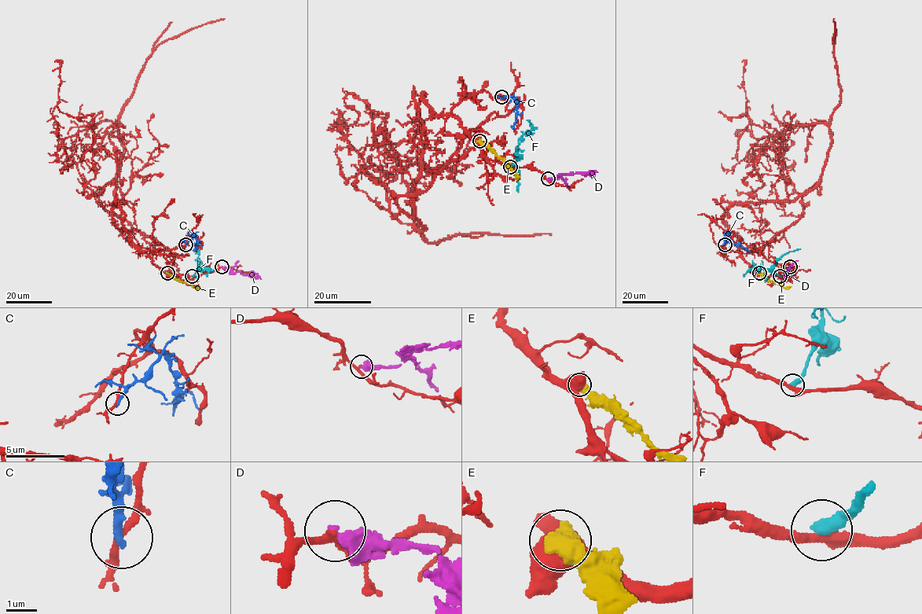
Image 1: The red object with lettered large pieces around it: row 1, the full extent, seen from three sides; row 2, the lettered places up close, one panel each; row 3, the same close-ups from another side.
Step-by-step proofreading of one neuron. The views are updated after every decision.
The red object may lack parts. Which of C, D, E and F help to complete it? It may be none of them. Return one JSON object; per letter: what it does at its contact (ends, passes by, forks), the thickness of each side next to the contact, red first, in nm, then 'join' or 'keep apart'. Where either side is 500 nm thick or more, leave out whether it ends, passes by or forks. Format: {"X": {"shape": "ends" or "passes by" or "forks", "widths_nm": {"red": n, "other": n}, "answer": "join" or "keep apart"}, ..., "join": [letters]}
{"C": {"shape": "ends", "widths_nm": {"red": 200, "other": 280}, "answer": "keep apart"}, "D": {"widths_nm": {"red": 200, "other": 500}, "answer": "keep apart"}, "E": {"widths_nm": {"red": 550, "other": 750}, "answer": "keep apart"}, "F": {"shape": "ends", "widths_nm": {"red": 360, "other": 420}, "answer": "keep apart"}, "join": []}

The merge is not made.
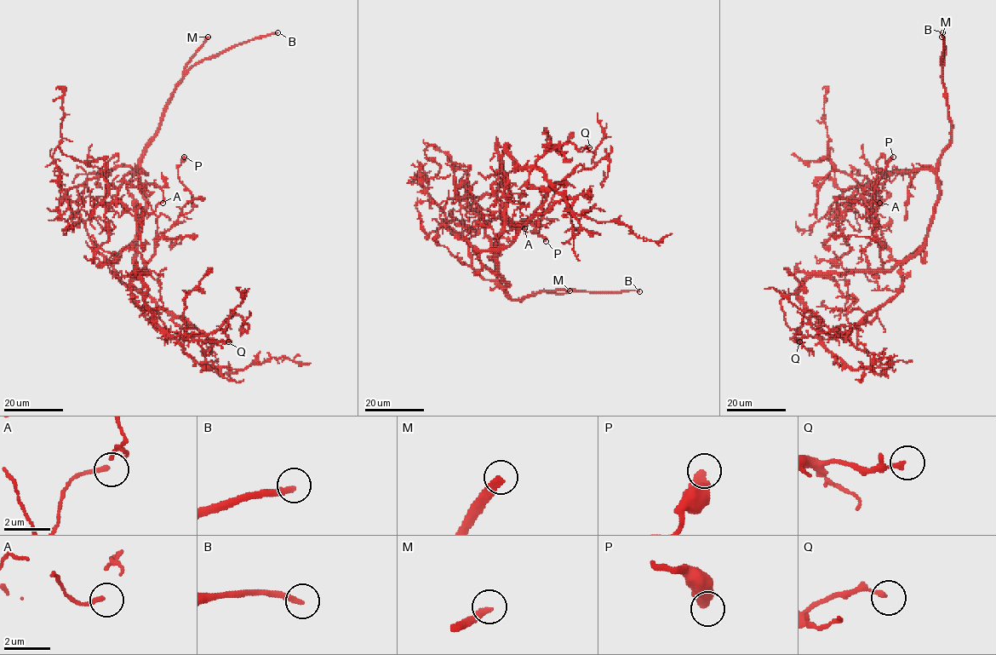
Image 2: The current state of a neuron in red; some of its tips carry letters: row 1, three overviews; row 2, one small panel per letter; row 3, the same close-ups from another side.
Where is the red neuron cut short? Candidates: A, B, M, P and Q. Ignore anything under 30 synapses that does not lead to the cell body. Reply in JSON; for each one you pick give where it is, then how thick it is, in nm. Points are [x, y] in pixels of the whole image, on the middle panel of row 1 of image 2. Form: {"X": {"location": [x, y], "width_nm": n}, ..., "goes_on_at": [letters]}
{"B": {"location": [639, 291], "width_nm": 240}, "M": {"location": [569, 290], "width_nm": 280}, "goes_on_at": ["B", "M"]}

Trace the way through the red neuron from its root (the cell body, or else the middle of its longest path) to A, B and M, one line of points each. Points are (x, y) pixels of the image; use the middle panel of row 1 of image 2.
A: (497, 248), (499, 237), (504, 232), (516, 228), (518, 223), (516, 222), (521, 228), (524, 228)
B: (497, 248), (497, 270), (507, 284), (500, 285), (512, 299), (555, 290), (639, 291)
M: (497, 248), (497, 270), (507, 284), (500, 285), (512, 299), (521, 299), (541, 290), (554, 293), (569, 290)

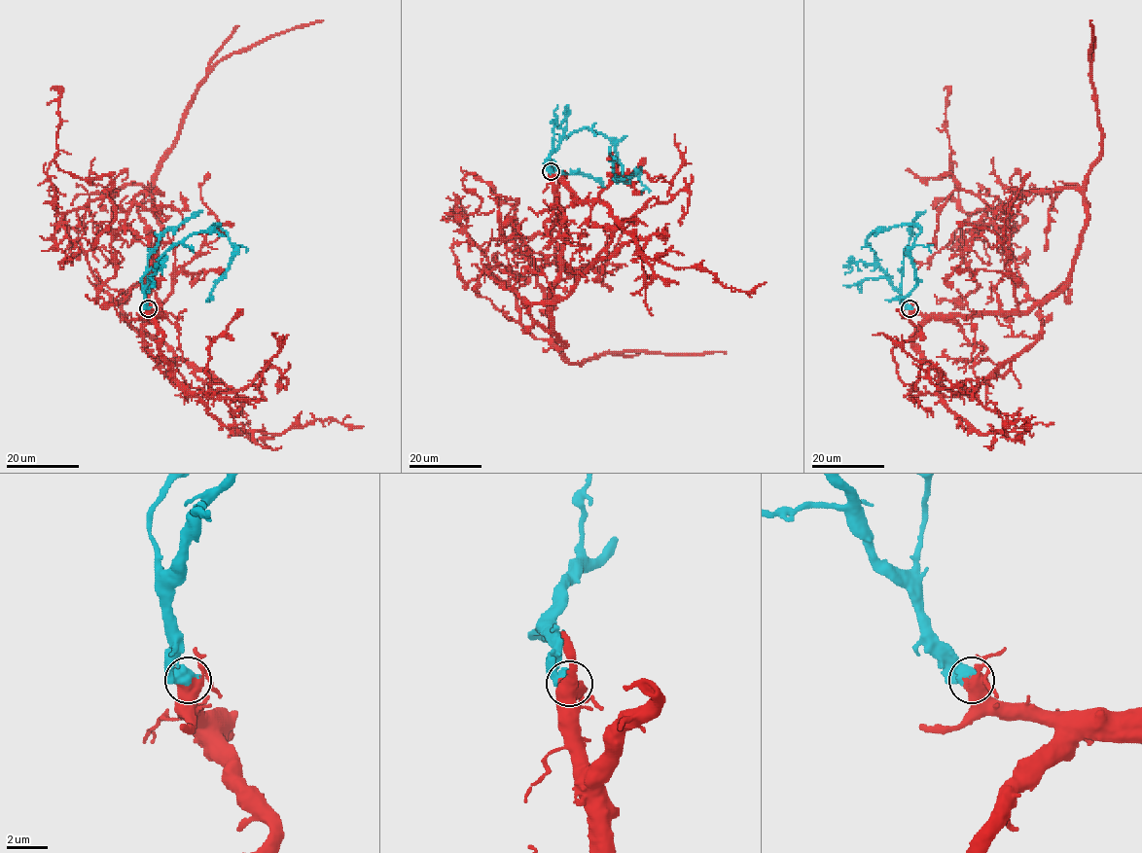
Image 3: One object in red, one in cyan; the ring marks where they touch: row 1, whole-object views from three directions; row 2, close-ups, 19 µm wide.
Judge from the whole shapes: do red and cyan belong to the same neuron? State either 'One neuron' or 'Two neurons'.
One neuron

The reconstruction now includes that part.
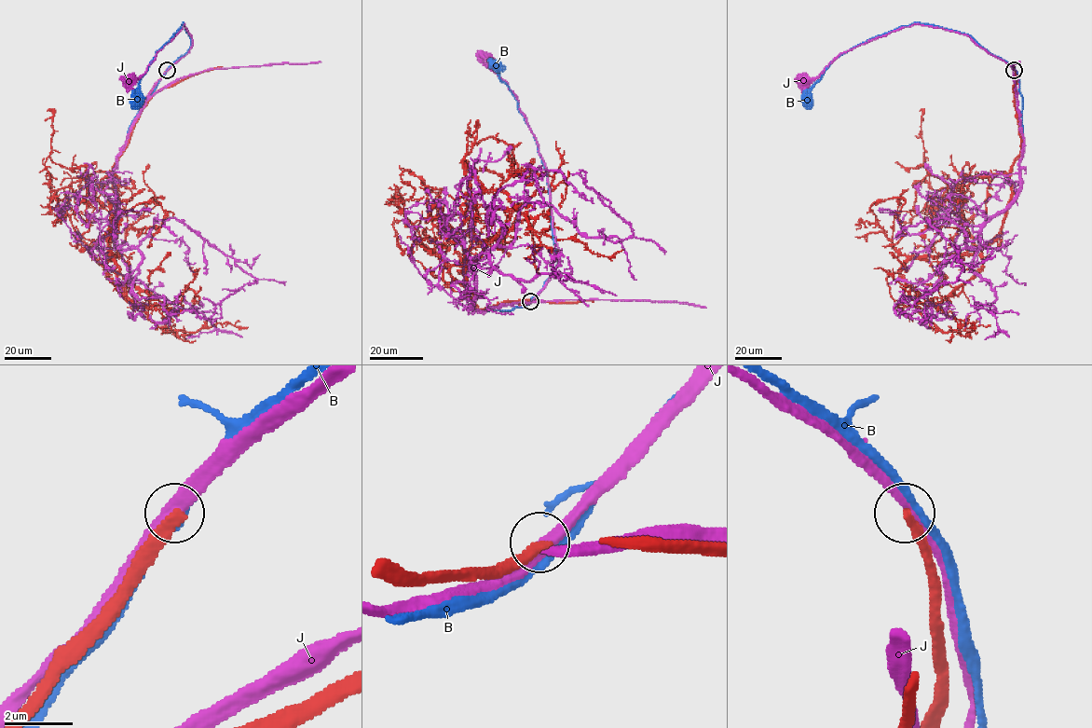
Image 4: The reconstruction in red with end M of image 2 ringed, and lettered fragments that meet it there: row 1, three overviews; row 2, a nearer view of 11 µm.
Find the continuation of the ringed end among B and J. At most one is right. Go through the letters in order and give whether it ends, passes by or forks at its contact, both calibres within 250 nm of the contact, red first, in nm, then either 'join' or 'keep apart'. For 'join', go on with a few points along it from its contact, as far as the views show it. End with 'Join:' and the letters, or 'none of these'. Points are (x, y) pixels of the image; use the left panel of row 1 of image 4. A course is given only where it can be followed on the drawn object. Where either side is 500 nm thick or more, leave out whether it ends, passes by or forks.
B: it passes by; calibres 360 and 280 nm; keep apart
J: it passes by; calibres 440 and 360 nm; keep apart
Join: none of these

